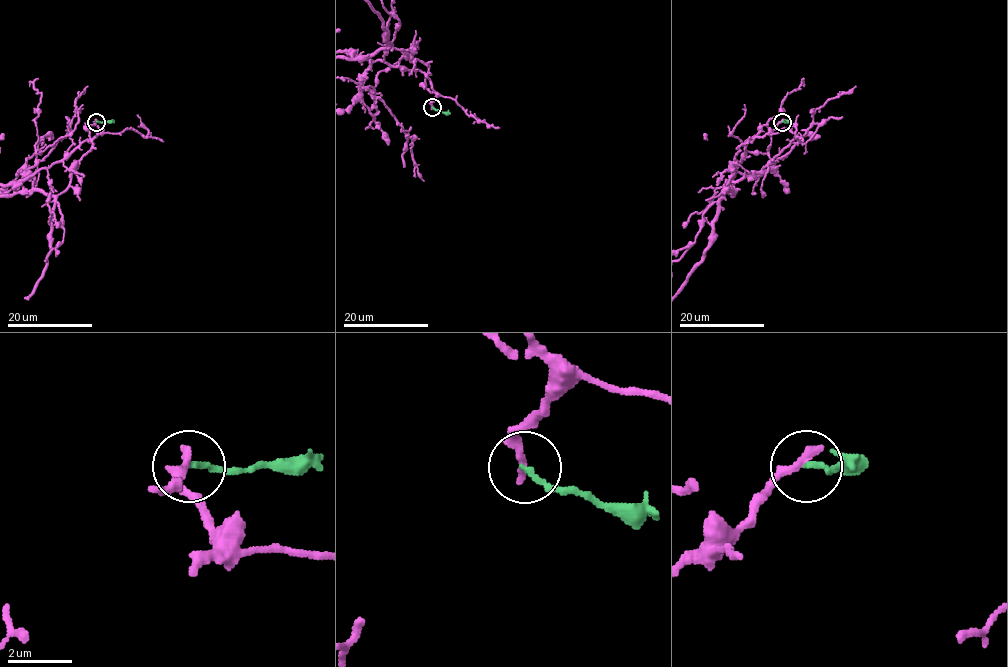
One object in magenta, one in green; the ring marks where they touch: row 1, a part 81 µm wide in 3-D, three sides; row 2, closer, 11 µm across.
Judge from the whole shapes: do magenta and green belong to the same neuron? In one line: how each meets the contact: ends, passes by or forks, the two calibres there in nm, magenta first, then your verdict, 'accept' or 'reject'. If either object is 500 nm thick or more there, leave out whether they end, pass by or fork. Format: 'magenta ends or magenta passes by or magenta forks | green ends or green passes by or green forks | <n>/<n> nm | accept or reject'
magenta ends | green ends | 320/170 nm | reject

